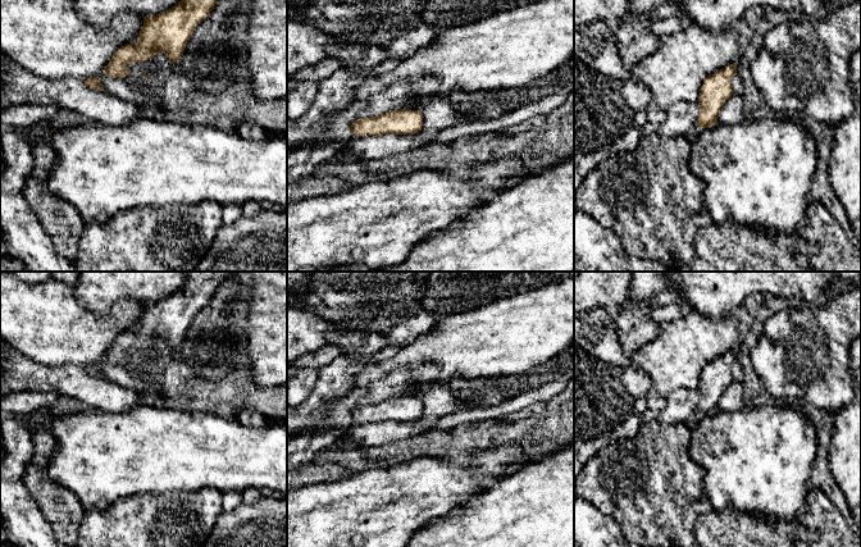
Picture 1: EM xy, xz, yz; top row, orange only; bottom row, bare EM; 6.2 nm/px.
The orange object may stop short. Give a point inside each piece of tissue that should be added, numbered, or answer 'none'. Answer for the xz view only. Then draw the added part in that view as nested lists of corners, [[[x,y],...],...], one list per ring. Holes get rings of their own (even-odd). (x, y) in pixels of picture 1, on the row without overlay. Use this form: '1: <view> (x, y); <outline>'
none

